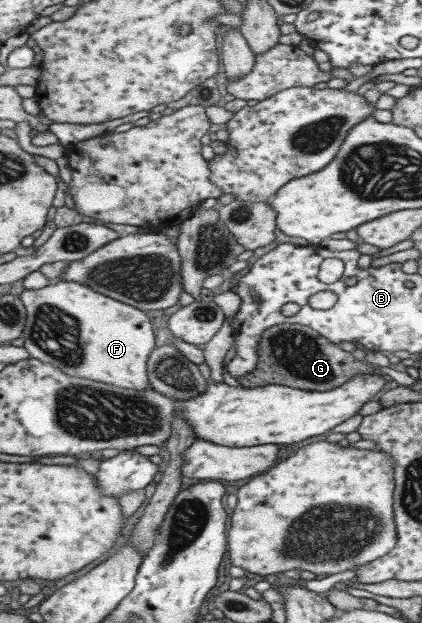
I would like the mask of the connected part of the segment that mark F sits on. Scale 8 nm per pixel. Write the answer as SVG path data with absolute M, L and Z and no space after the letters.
M56 280L44 288L25 289L20 299L26 308L26 323L22 332L23 347L29 357L47 362L65 375L95 380L125 389L149 389L147 360L155 350L155 334L146 311L139 310L103 294L97 294L84 284Z

